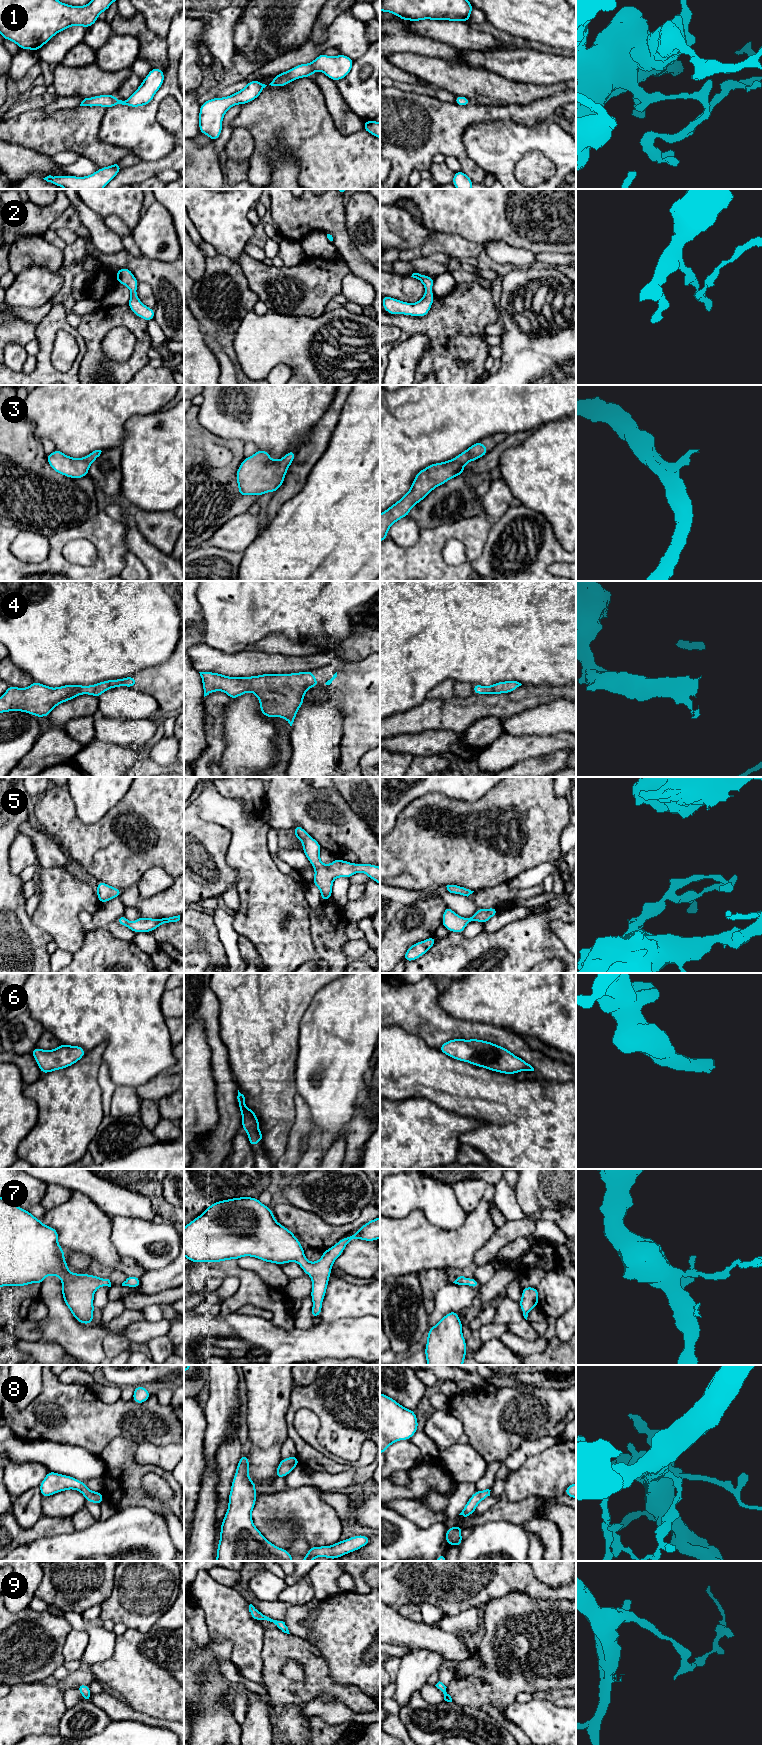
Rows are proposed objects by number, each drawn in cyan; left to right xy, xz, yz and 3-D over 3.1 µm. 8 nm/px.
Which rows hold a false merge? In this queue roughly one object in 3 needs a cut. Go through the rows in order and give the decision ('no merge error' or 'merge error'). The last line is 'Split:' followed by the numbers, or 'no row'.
1: no merge error
2: no merge error
3: no merge error
4: no merge error
5: no merge error
6: no merge error
7: no merge error
8: no merge error
9: no merge error
Split: no row

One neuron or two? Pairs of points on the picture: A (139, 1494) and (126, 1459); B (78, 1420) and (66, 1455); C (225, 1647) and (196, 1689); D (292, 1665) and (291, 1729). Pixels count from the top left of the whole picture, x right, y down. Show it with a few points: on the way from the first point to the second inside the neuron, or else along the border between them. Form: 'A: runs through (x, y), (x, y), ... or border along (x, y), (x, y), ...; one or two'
A: runs through (130, 1485), (126, 1481), (126, 1468); one
B: border along (46, 1439), (78, 1445), (91, 1453); two
C: runs through (214, 1655), (197, 1672), (197, 1678); one
D: border along (283, 1665), (282, 1672), (285, 1676), (305, 1680); two

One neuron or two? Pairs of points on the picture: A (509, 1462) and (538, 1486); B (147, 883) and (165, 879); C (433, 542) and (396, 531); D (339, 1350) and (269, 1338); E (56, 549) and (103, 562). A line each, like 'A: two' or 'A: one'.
A: two
B: one
C: two
D: one
E: one

